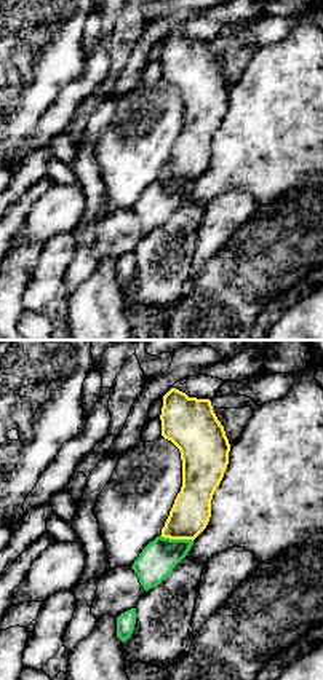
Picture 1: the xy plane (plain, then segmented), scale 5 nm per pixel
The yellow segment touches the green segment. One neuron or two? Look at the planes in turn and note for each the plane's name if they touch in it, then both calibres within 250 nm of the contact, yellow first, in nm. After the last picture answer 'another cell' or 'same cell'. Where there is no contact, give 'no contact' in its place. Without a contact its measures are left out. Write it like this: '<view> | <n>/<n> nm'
xy | 200/180 nm

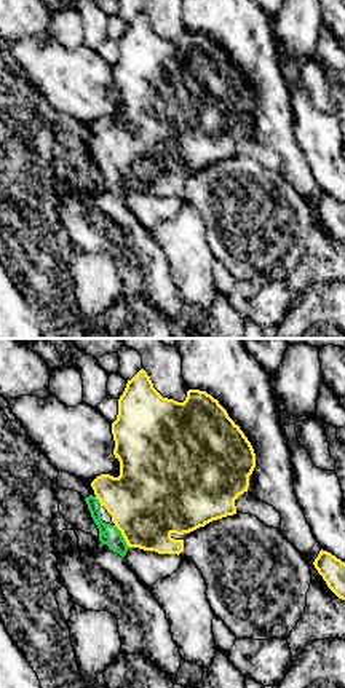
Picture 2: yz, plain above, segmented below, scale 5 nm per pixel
yz | 400/90 nm

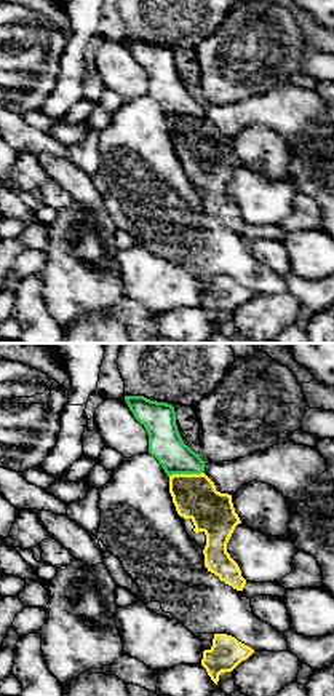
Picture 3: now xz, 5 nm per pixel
xz | 220/170 nm

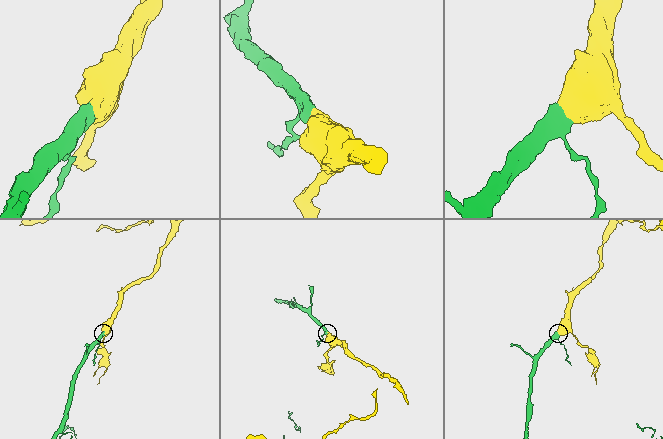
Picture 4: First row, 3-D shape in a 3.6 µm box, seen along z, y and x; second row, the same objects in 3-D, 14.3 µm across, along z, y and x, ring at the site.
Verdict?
same cell

